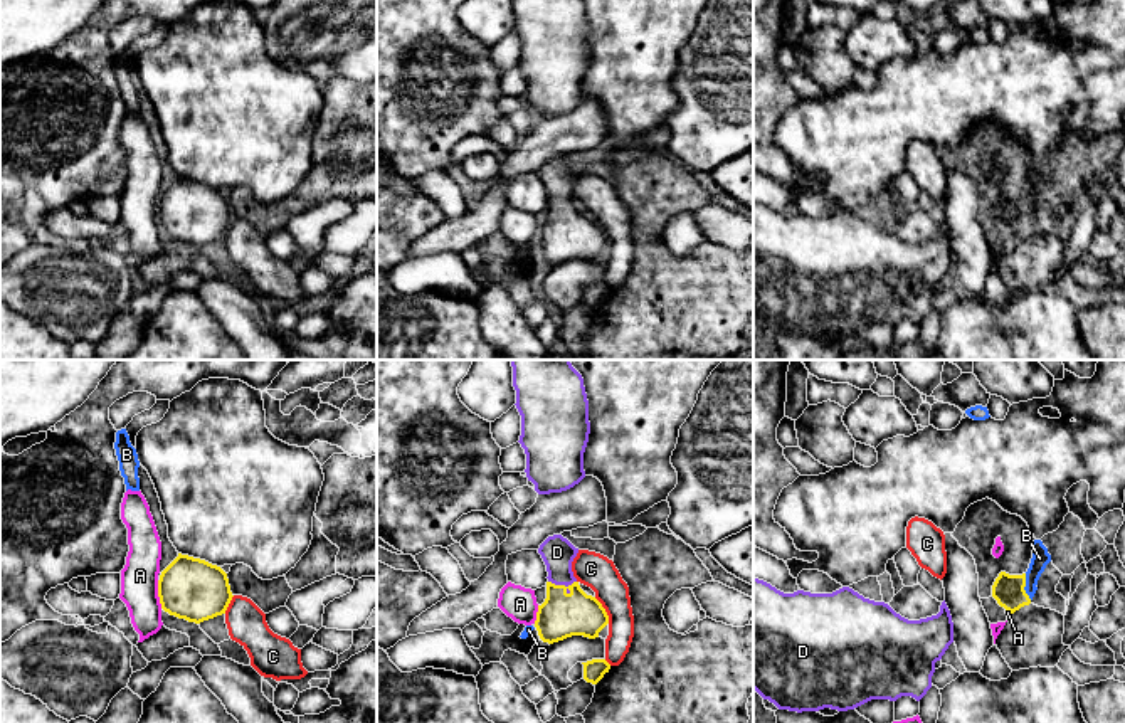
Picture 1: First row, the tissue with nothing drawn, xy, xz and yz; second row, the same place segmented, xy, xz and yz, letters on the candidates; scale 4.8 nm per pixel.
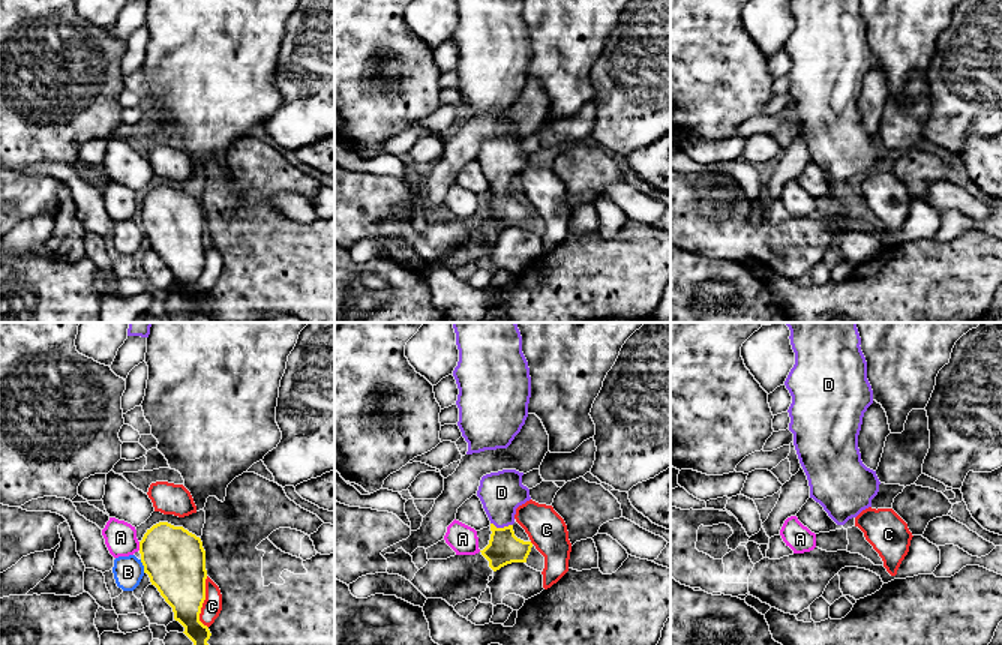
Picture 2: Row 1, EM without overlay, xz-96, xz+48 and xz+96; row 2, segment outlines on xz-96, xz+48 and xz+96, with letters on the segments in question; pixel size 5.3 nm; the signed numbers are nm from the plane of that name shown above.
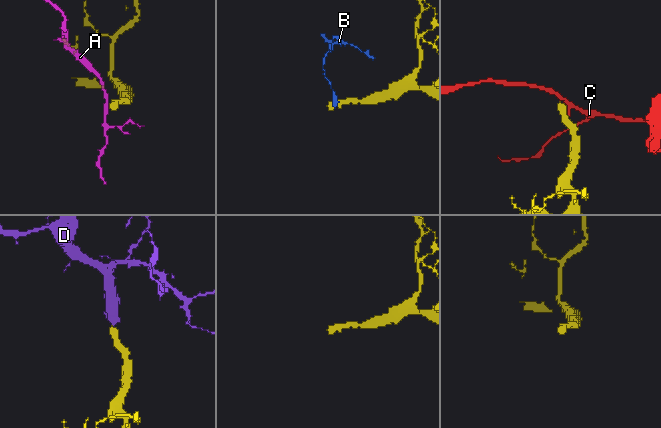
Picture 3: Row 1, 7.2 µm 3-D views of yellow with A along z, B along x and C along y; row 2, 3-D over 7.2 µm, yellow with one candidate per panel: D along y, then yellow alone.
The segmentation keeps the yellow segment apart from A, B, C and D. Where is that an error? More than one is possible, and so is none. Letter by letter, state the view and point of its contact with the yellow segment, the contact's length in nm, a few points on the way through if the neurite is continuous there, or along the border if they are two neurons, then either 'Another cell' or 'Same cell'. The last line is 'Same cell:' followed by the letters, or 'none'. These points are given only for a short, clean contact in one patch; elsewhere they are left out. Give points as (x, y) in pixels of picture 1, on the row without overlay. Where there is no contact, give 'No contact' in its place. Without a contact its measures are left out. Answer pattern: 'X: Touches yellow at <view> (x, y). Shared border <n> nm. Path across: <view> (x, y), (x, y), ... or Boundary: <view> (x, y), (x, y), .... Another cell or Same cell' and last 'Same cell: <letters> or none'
A: Touches yellow at xy (158, 217). Shared border 140 nm. Boundary: xy (157, 204), (157, 219), (162, 231). Another cell
B: Touches yellow at yz (1024, 209). Shared border 130 nm. Boundary: yz (1024, 197), (1024, 216), (1031, 222). Another cell
C: Touches yellow at xz (604, 234). Shared border 150 nm. Boundary: xz (594, 221), (604, 232), (609, 246). Another cell
D: Touches yellow at xz (562, 209). Shared border 140 nm. Path across: xz (560, 239), (562, 209), (557, 175). Same cell
Same cell: D

